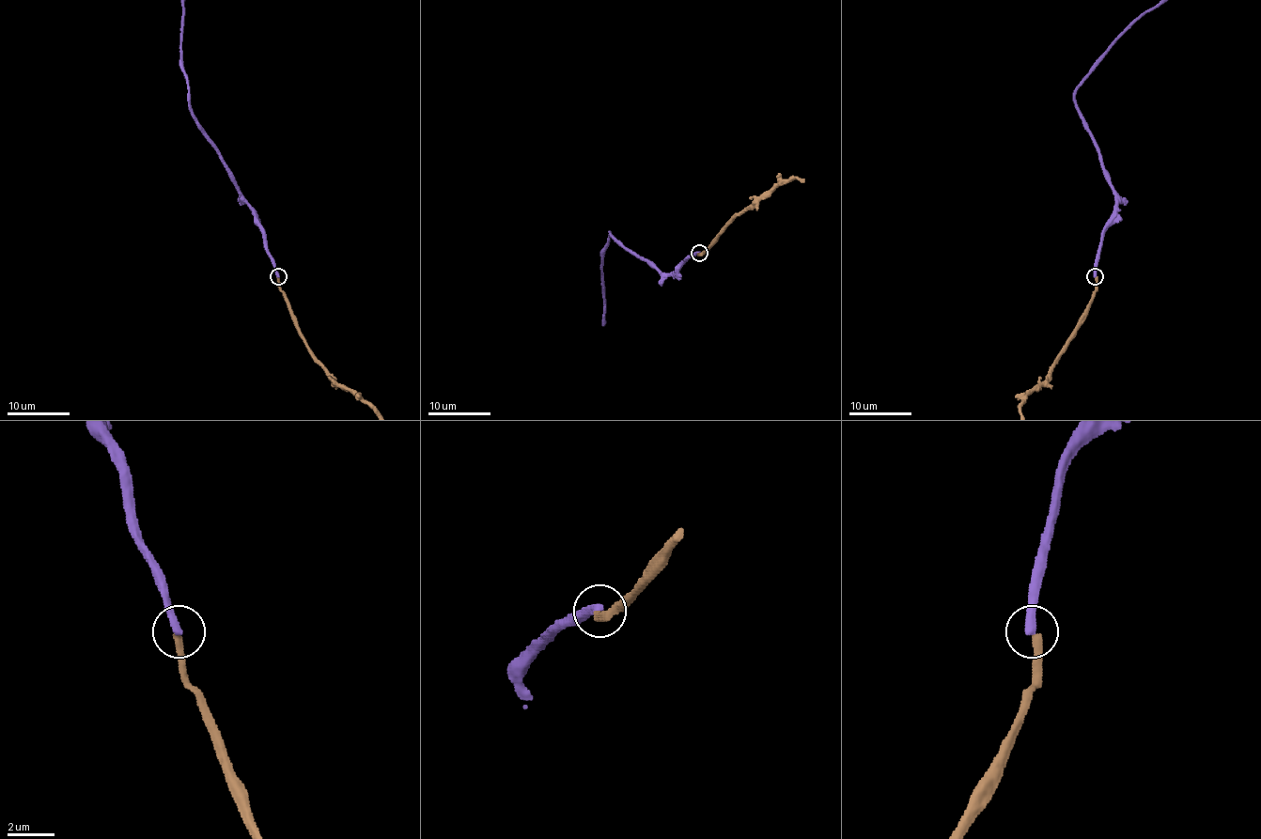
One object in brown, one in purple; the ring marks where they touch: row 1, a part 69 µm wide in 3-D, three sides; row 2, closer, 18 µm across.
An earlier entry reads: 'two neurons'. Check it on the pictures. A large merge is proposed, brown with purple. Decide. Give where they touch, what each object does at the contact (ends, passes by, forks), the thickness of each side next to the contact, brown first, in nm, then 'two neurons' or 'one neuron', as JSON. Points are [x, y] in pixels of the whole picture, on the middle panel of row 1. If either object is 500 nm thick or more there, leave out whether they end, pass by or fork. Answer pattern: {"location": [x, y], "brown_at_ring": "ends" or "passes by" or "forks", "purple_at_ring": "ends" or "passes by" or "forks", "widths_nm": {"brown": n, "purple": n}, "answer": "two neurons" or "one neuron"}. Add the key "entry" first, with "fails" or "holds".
{"entry": "holds", "location": [699, 253], "brown_at_ring": "ends", "purple_at_ring": "ends", "widths_nm": {"brown": 360, "purple": 400}, "answer": "two neurons"}

